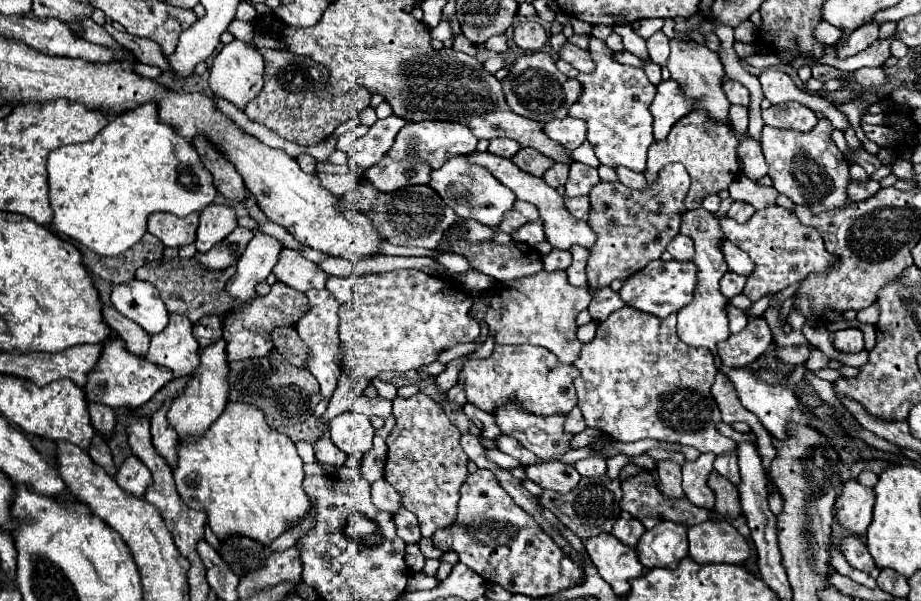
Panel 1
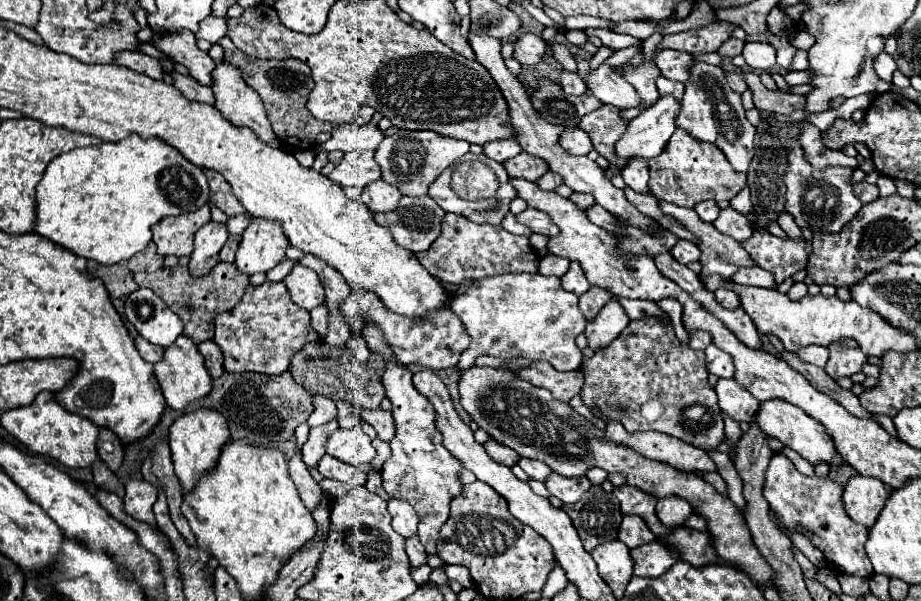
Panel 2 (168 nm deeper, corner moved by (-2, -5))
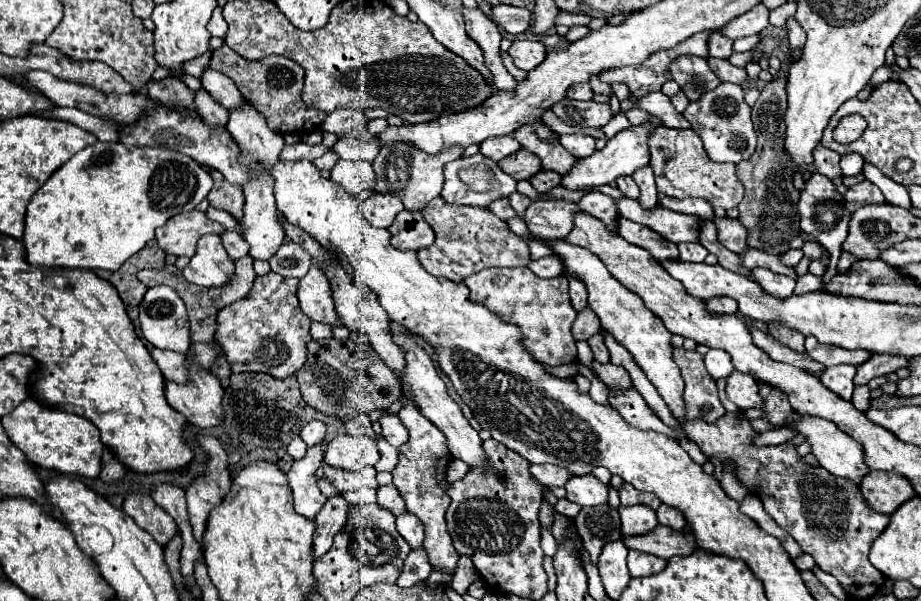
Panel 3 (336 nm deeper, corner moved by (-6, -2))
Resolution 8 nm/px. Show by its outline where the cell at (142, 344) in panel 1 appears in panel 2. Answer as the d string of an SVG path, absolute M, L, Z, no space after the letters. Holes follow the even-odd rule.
M141 336L135 338L135 346L137 346L137 350L139 350L139 354L141 354L143 360L147 360L147 362L151 362L151 364L157 364L157 362L163 360L165 348L153 346L151 342L145 342L145 338L141 338Z

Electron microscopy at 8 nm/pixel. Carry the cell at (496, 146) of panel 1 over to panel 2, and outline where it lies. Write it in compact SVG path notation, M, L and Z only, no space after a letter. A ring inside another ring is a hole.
M505 138L505 140L495 140L495 142L487 142L483 146L483 154L487 158L493 158L497 162L505 162L513 156L517 156L521 152L521 146L515 138Z

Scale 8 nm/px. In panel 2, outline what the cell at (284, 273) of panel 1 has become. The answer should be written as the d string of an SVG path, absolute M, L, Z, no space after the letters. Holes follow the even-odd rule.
M295 264L291 274L283 282L289 290L291 300L305 310L313 310L315 306L319 306L325 300L323 286L321 286L317 274L301 264Z

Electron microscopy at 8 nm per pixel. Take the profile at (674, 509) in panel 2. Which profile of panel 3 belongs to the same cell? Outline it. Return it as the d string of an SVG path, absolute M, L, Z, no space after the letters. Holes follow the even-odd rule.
M661 505L657 509L657 519L659 519L659 525L667 525L667 527L671 527L675 531L681 531L681 529L687 527L687 521L685 521L683 513L679 509L669 507L669 505Z

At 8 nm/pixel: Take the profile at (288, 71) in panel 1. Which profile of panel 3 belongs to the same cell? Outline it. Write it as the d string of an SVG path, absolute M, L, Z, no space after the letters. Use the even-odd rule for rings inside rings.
M223 43L219 49L213 51L209 67L231 77L237 89L241 91L241 95L247 101L251 101L267 117L269 129L279 131L281 135L283 133L295 133L295 135L309 133L317 129L325 119L325 113L315 111L303 103L301 91L303 91L303 81L305 81L303 77L305 69L299 63L293 63L293 59L271 55L259 61L247 61L245 57L237 55L227 43Z

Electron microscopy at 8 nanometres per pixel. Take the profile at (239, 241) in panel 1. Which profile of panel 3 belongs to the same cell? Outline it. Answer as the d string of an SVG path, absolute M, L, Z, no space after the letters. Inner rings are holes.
M223 231L221 241L223 241L223 247L227 249L227 253L233 261L245 257L249 251L249 245L245 243L245 239L237 231Z

